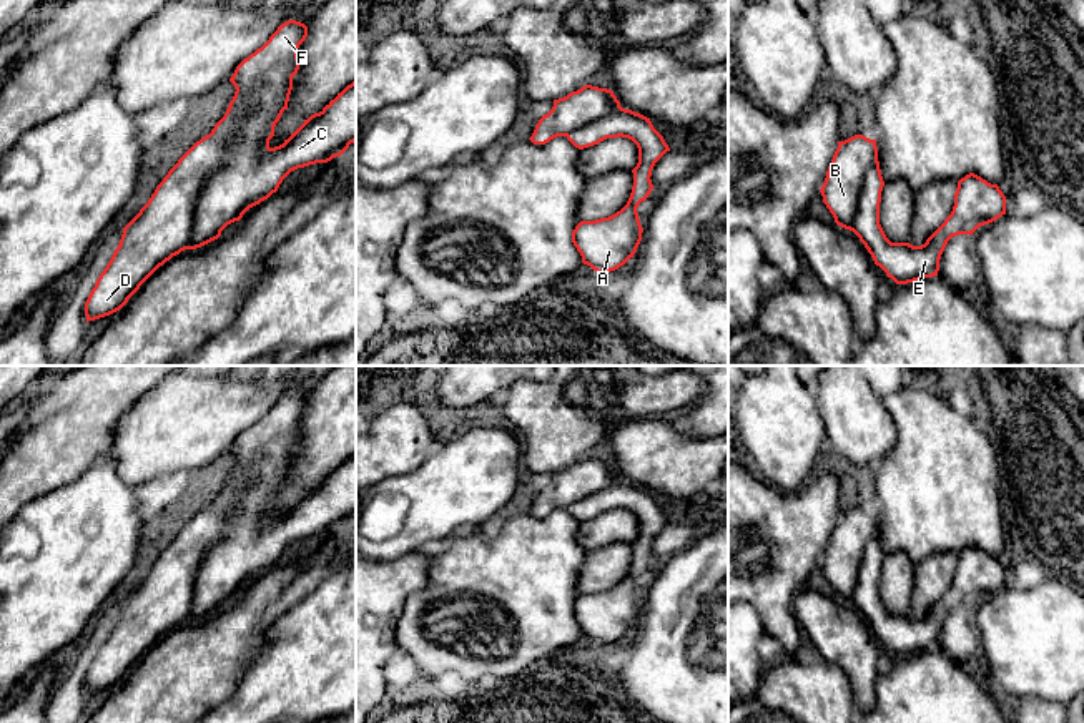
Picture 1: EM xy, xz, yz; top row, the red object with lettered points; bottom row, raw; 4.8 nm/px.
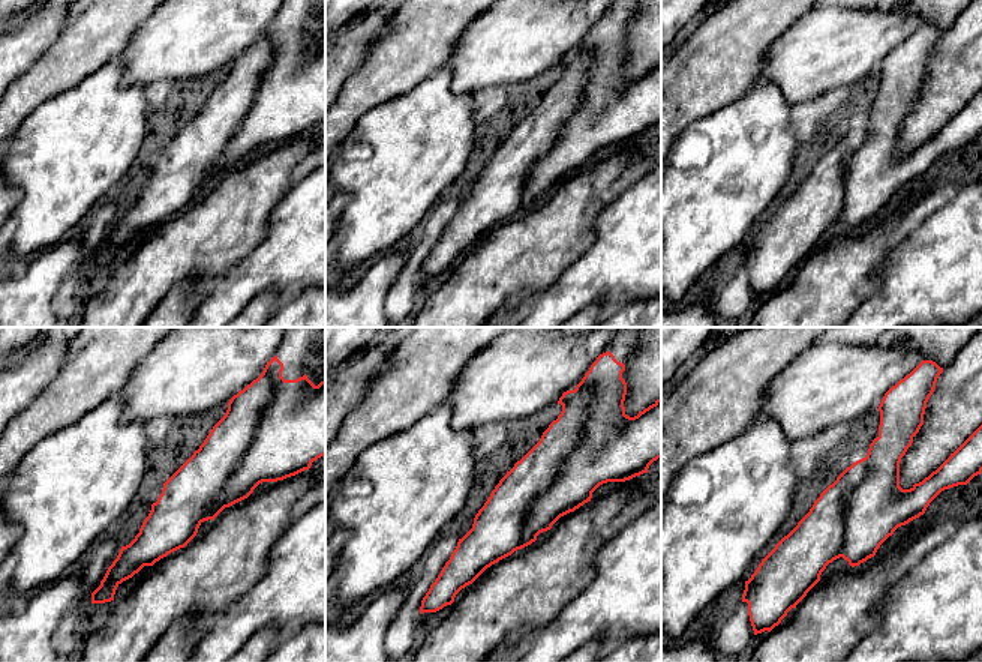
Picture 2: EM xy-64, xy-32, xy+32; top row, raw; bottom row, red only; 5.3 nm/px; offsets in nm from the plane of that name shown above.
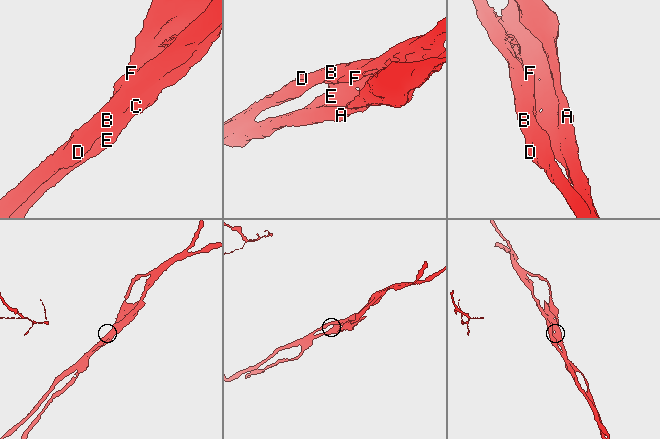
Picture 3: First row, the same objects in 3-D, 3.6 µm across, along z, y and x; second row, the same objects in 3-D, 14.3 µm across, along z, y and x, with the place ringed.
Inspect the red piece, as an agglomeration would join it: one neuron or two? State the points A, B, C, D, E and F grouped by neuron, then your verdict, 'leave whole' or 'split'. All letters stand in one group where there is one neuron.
A C E F / B D; split

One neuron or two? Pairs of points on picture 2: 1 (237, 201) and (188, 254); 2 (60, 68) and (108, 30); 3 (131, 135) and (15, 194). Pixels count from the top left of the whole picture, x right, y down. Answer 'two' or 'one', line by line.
1: one
2: one
3: two

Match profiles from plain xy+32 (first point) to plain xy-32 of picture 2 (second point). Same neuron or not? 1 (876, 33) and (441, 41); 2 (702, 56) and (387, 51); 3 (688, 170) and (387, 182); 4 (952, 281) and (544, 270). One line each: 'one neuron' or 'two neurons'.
1: two neurons
2: one neuron
3: one neuron
4: two neurons

